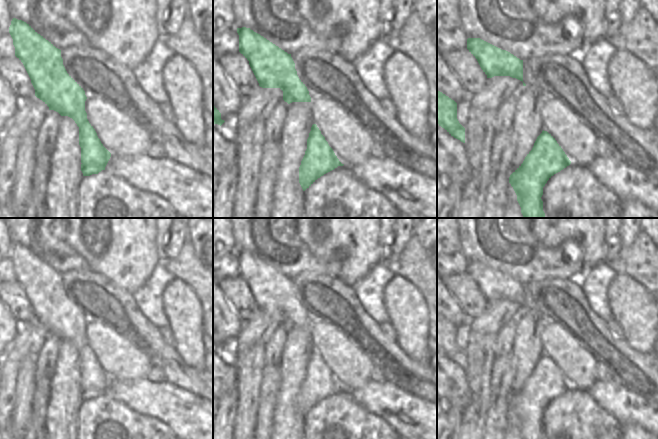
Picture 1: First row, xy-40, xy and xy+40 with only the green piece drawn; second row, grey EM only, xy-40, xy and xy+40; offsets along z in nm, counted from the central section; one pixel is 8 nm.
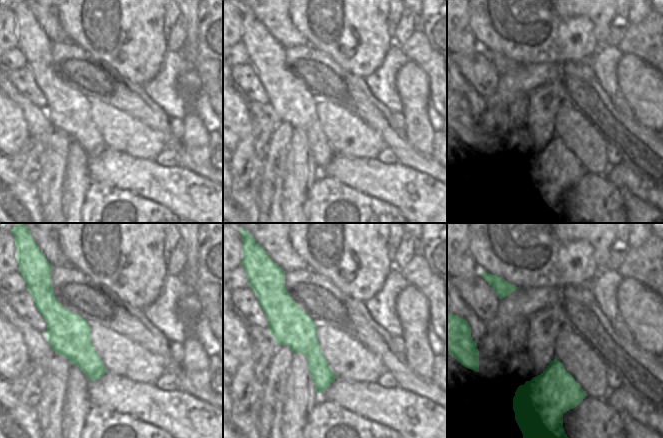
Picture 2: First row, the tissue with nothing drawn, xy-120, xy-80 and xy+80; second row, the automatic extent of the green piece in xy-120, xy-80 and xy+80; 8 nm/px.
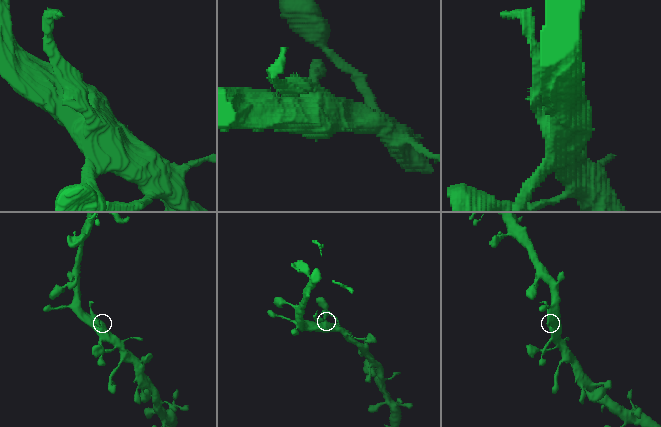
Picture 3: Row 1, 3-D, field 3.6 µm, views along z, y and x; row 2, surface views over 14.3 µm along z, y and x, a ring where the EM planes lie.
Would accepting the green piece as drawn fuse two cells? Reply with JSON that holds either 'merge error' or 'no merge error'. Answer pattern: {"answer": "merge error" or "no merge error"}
{"answer": "merge error"}

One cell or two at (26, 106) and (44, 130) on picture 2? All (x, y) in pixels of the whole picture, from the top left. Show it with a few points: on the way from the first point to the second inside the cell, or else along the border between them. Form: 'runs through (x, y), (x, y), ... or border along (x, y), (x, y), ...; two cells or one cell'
runs through (30, 112), (37, 119), (38, 124); one cell

